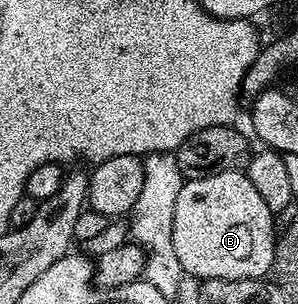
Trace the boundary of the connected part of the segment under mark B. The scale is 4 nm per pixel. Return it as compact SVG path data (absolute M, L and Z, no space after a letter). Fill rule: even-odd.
M246 171L222 172L196 180L184 179L173 208L172 242L177 262L188 277L204 280L258 280L272 271L277 239L276 217L265 206L261 193L249 182Z

